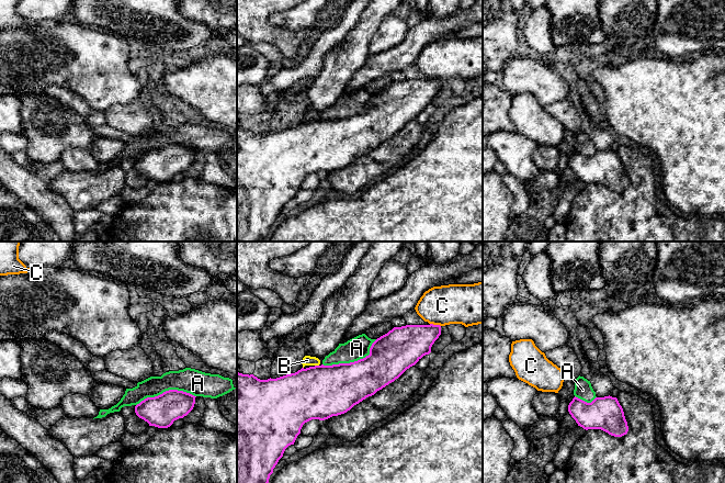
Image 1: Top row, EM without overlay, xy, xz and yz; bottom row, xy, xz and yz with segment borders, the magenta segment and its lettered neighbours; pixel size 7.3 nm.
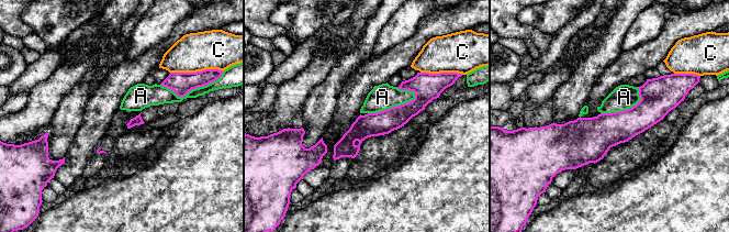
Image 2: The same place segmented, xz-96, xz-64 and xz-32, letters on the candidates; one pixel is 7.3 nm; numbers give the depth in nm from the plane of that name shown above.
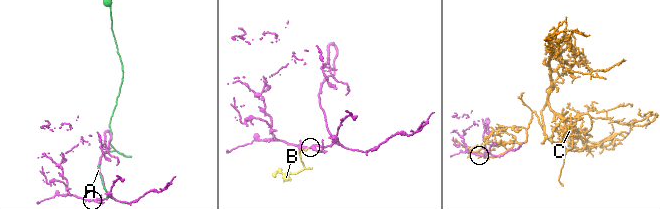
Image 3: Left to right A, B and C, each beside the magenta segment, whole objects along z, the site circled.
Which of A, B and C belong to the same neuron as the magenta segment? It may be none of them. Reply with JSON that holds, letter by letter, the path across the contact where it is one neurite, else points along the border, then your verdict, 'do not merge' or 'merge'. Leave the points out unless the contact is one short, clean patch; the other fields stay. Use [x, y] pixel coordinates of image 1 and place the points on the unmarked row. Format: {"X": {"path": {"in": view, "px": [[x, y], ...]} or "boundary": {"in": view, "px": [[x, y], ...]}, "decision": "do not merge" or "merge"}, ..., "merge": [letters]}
{"A": {"decision": "do not merge"}, "B": {"decision": "do not merge"}, "C": {"decision": "do not merge"}, "merge": []}

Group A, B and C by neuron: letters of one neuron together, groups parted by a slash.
A B / C

